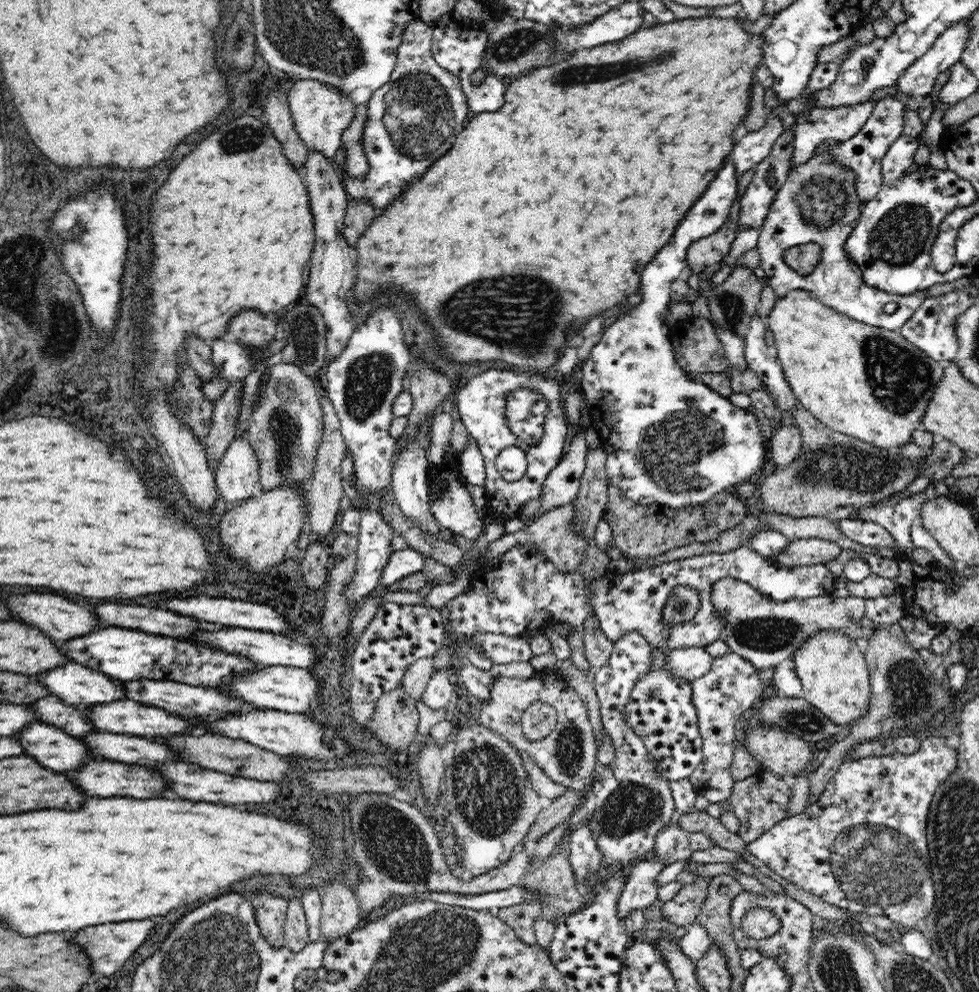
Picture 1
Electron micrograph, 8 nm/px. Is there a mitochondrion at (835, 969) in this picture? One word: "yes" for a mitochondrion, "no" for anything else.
yes

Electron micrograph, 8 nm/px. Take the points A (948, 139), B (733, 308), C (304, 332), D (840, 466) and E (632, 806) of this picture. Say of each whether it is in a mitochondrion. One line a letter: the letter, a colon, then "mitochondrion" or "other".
A: other
B: mitochondrion
C: mitochondrion
D: mitochondrion
E: mitochondrion

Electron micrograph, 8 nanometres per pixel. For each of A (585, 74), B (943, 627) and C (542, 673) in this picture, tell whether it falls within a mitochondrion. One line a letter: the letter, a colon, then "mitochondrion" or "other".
A: mitochondrion
B: other
C: other

